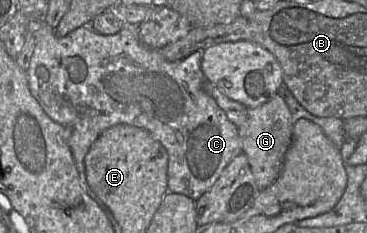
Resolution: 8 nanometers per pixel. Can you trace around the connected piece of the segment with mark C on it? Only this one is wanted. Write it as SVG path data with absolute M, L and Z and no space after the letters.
M43 18L33 21L29 25L35 38L34 52L30 59L29 66L26 70L28 77L28 85L31 94L38 101L44 112L55 122L70 128L71 136L69 139L69 147L71 149L76 168L79 173L80 182L83 188L90 194L90 187L86 180L84 158L95 140L108 128L126 124L144 129L150 135L159 141L166 149L168 155L167 164L167 187L168 192L178 193L189 197L196 201L212 185L216 182L223 169L241 152L241 142L239 138L238 128L227 118L225 112L217 105L216 101L209 96L203 89L203 83L208 82L201 69L201 61L203 50L193 52L188 57L177 61L166 60L161 49L154 49L144 45L139 38L139 25L132 23L123 23L122 29L113 35L103 35L96 32L91 26L81 26L70 32L69 34L58 37L53 27L48 25Z

